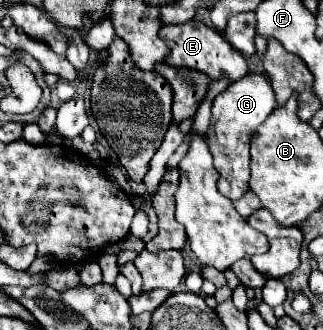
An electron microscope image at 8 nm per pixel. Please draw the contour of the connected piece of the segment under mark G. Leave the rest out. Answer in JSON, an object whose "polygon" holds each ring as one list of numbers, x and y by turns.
{"polygon":[[245,75,229,85,227,91,213,99,213,117,207,129,207,145,213,155,215,169,219,171,219,193,235,201,249,191,249,145,251,133,275,109,275,93,263,75]]}

